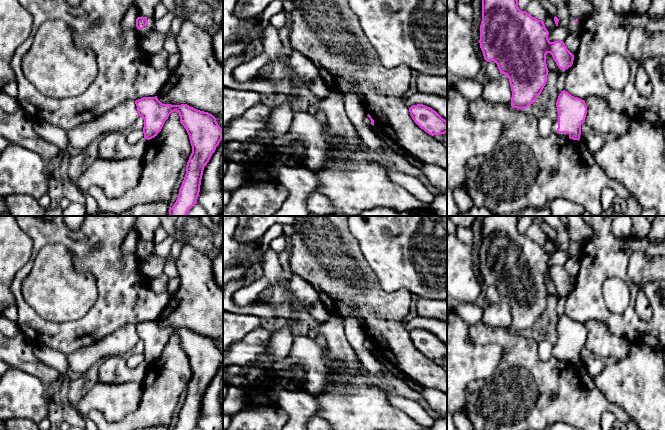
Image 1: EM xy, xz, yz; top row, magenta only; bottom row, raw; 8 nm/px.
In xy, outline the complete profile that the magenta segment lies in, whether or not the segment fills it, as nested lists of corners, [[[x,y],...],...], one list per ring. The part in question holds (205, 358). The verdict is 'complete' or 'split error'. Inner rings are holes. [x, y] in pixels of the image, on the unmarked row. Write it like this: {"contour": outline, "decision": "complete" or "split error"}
{"contour": [[[157,320],[143,321],[135,325],[137,337],[144,343],[144,362],[150,364],[161,355],[172,336],[178,336],[186,353],[192,377],[186,389],[186,398],[173,430],[194,430],[200,416],[204,391],[223,363],[223,353],[216,342],[187,328],[162,328]]], "decision": "complete"}

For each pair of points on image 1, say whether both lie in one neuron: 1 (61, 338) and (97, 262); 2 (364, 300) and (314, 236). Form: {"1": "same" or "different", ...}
{"1": "same", "2": "same"}

